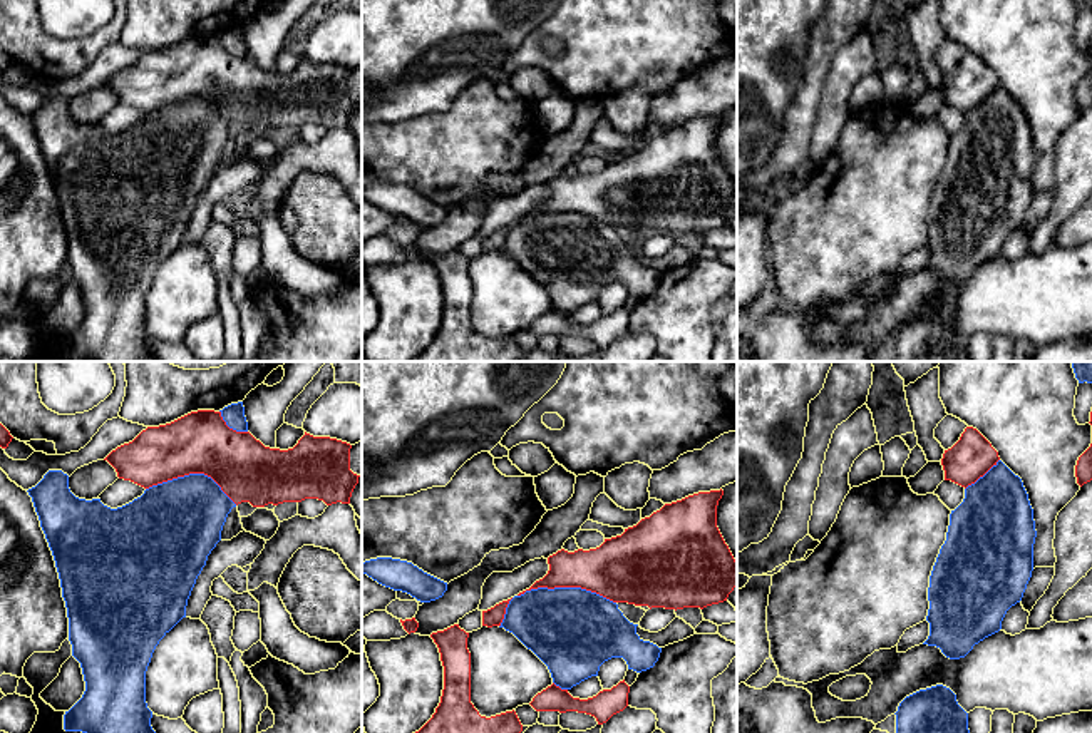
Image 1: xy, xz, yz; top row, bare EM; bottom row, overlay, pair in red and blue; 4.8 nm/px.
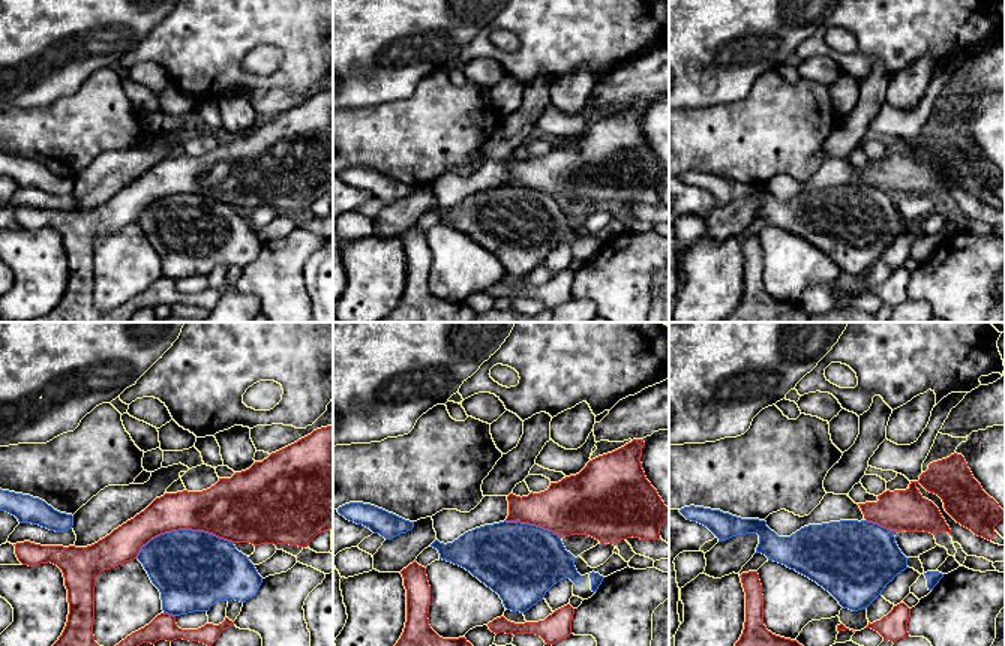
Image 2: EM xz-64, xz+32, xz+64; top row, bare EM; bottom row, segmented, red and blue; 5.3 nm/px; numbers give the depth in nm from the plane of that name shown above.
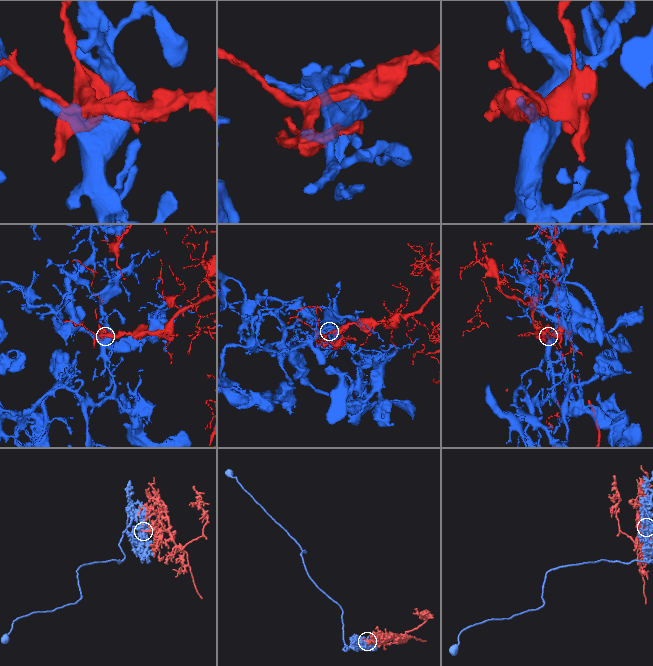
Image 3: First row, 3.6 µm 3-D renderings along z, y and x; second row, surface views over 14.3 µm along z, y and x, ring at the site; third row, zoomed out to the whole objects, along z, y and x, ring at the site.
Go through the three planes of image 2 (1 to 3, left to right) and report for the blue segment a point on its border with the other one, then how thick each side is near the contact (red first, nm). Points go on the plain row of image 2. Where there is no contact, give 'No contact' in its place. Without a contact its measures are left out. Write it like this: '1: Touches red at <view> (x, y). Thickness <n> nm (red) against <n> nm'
1: Touches red at xz-64 (182, 192). Thickness 280 nm (red) against 420 nm
2: Touches red at xz+32 (533, 188). Thickness 320 nm (red) against 420 nm
3: Touches red at xz+64 (879, 188). Thickness 220 nm (red) against 440 nm

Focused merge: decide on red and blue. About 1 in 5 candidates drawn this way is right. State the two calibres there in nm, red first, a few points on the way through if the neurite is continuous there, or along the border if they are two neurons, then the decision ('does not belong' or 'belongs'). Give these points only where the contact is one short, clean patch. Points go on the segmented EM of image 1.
calibres 280 and 420 nm; does not belong

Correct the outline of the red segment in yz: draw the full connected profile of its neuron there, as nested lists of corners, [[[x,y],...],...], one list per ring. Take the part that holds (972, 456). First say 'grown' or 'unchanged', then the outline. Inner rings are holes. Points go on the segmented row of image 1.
unchanged; [[[966,427],[960,440],[943,454],[945,480],[966,489],[997,465],[998,460],[998,452],[992,443],[976,428]]]

